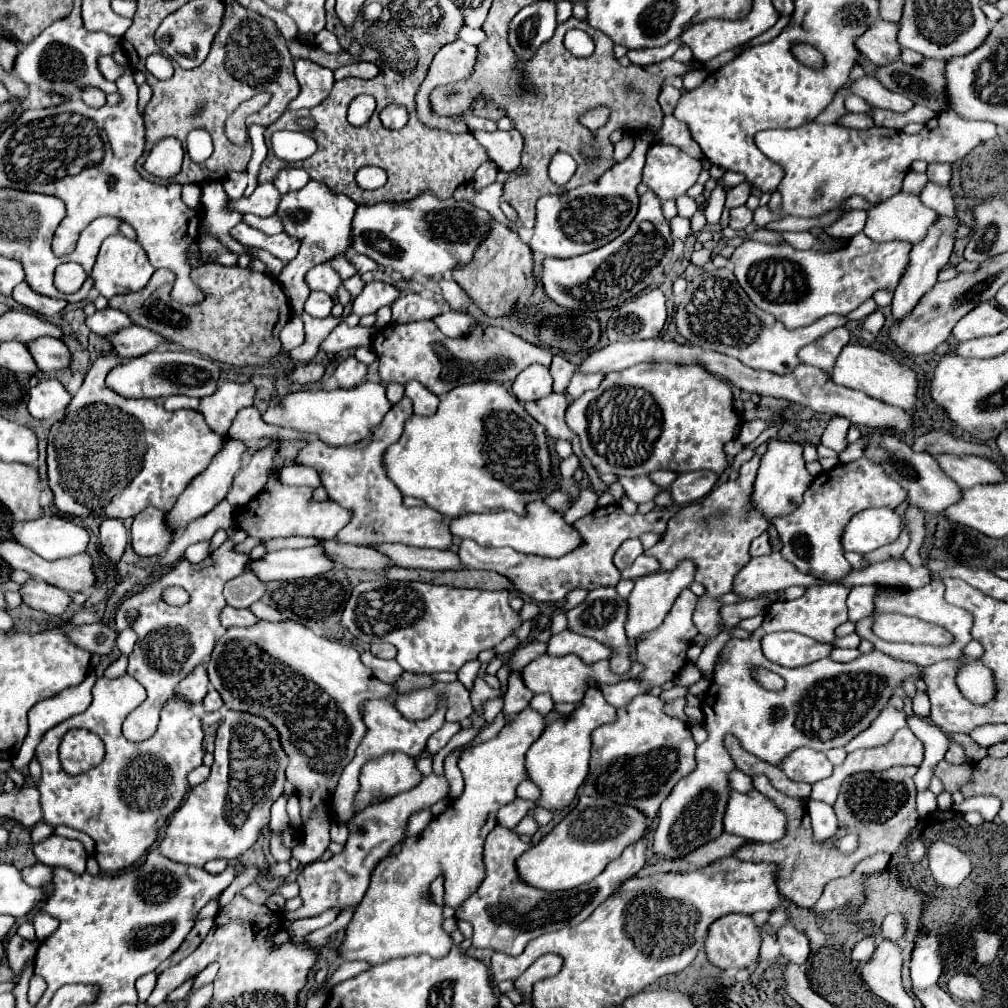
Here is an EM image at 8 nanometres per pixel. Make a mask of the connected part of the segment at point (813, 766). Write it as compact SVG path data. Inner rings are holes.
M808 747L792 751L792 755L786 755L778 767L792 781L804 781L804 783L816 783L832 775L832 763L828 763L828 757Z

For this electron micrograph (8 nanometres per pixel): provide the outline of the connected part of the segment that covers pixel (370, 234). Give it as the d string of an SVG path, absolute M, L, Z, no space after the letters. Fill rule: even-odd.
M424 191L408 203L358 205L352 219L352 249L374 259L378 265L394 269L410 279L414 273L426 277L442 275L472 259L478 243L486 237L492 217L468 201L436 199Z

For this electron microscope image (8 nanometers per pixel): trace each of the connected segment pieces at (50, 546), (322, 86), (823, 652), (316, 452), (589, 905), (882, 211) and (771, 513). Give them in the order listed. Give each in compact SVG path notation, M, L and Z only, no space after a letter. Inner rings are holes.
M42 515L32 521L12 521L12 539L44 559L60 559L82 553L90 541L84 527L58 515Z
M296 59L296 79L302 87L300 95L288 105L288 109L304 109L304 107L314 107L320 103L332 89L334 85L334 75L330 69L310 61L310 59Z
M787 631L775 632L763 637L762 651L767 659L784 667L800 667L822 657L828 657L832 645L818 643L810 637Z
M402 399L386 413L384 421L376 431L372 431L372 439L364 443L356 443L354 447L328 447L320 439L310 441L304 449L300 449L296 457L296 465L314 467L320 475L322 487L328 493L328 499L340 503L346 509L352 509L352 521L338 533L338 541L354 543L370 547L374 543L402 543L412 547L430 547L430 549L448 549L452 543L452 535L448 533L446 517L430 507L404 507L402 493L398 487L386 477L382 455L388 445L396 443L404 431L404 421L412 415L410 399Z
M496 825L488 835L484 851L486 877L480 883L480 887L456 909L456 919L466 919L472 923L474 947L494 947L494 951L516 957L524 951L528 941L544 933L582 923L606 897L618 891L626 879L634 877L646 863L648 833L650 827L646 829L644 837L640 837L634 845L628 845L618 859L608 863L608 867L594 881L584 883L570 891L540 891L526 885L516 873L516 857L520 857L526 849L530 849L530 845L522 843L512 829Z
M896 193L892 199L886 199L884 203L874 205L868 209L868 219L864 225L864 235L876 243L884 241L908 241L908 243L920 243L924 235L928 235L928 229L938 219L938 213L926 207L918 195L914 193Z
M778 439L768 441L768 451L762 455L762 463L754 481L754 491L750 495L750 507L762 511L768 521L796 511L796 507L802 503L804 491L812 483L812 475L806 471L804 465L806 463L802 459L802 445Z

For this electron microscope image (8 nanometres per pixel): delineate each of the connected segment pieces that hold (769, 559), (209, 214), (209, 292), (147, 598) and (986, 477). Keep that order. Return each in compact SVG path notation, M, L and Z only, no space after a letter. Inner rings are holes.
M770 553L764 557L752 557L750 563L736 575L734 593L744 595L746 599L756 599L768 591L782 591L792 585L810 587L824 583L812 575L800 573L792 563L788 563L782 553Z
M210 181L202 185L202 213L200 213L199 232L205 231L216 236L222 243L222 247L230 253L237 253L246 249L242 243L236 243L230 239L230 229L242 219L242 213L232 213L226 209L228 195L220 181Z
M210 263L194 269L190 277L204 291L202 303L176 303L170 297L176 275L168 269L158 269L142 291L118 295L108 301L108 305L124 311L132 323L156 331L164 339L218 363L234 367L264 367L268 361L280 361L282 347L278 335L284 329L284 323L292 317L292 311L280 283L272 275Z
M235 518L232 519L227 530L227 540L218 547L214 555L208 557L208 561L206 559L202 563L190 563L188 559L178 561L156 583L150 583L142 591L124 599L116 611L118 631L124 631L128 627L128 621L126 621L128 609L140 611L138 621L132 625L134 633L138 635L138 641L134 645L134 651L130 653L128 675L132 675L138 683L144 685L144 689L148 691L148 699L140 707L136 707L124 721L124 737L132 743L140 743L154 735L158 721L160 721L160 711L164 703L170 697L174 697L176 685L184 677L188 677L196 669L196 665L202 665L210 659L210 653L214 649L216 635L220 629L218 613L226 605L222 597L222 587L226 581L240 575L250 559L249 555L238 553L234 549L235 543L230 539L235 532L240 530L235 520ZM208 573L210 573L210 579L208 579ZM170 585L184 587L190 593L190 603L182 607L166 605L160 595Z
M934 455L940 469L952 477L960 487L972 487L976 483L998 483L1004 481L1004 473L996 463L974 455Z

